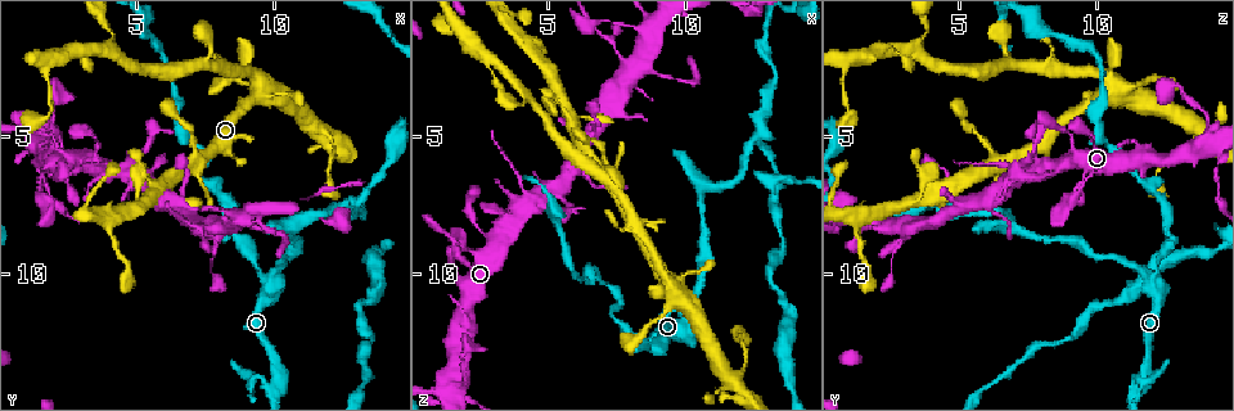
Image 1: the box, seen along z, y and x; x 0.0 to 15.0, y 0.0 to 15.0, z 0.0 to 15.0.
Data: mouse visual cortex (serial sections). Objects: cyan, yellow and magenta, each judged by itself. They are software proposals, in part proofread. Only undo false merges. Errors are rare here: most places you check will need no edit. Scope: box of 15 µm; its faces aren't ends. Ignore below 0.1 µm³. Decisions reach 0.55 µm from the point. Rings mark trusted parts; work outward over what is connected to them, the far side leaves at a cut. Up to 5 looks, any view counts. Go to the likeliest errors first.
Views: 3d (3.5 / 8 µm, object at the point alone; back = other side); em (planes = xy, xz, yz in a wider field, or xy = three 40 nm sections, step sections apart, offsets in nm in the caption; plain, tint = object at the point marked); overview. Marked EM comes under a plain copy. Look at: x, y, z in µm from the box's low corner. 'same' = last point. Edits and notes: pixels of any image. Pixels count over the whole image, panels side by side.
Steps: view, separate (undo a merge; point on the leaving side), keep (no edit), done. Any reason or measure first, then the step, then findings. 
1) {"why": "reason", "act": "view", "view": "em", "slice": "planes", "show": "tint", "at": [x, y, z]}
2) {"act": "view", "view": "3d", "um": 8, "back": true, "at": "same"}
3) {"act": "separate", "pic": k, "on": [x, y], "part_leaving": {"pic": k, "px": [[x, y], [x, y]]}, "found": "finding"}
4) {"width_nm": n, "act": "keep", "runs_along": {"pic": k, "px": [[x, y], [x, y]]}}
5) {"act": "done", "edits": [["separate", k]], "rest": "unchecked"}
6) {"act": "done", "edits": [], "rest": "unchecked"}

{"why": "narrows sharply", "act": "view", "view": "3d", "um": 3.5, "back": true, "at": [9.4, 2.9, 10.4]}

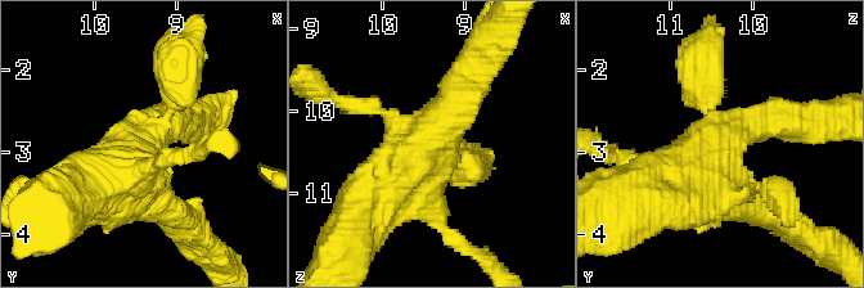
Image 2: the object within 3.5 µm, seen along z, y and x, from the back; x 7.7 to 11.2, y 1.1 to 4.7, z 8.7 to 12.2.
{"act": "view", "view": "em", "slice": "xy", "step": 5, "show": "tint", "at": [9.40, 2.90, 10.40]}

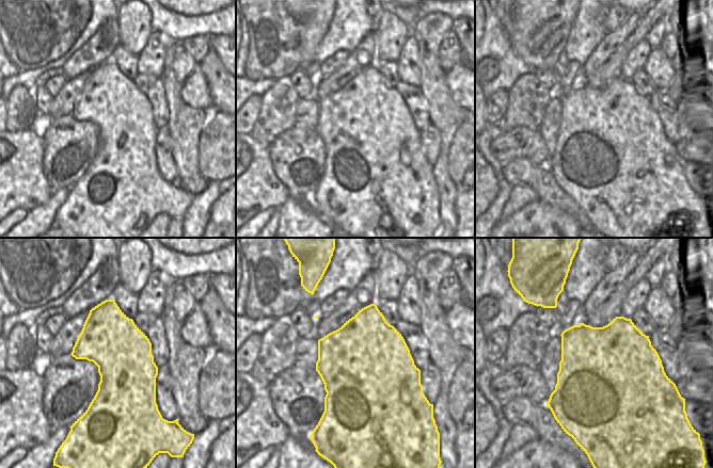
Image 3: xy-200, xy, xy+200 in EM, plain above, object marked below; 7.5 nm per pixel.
{"act": "keep", "runs_along": {"pic": 2, "px": [[770, 211], [711, 171], [764, 120]]}, "found": "continuous, no second cell"}

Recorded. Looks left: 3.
{"why": "thin neck", "act": "view", "view": "3d", "um": 3.5, "at": [2.9, 6.0, 8.8]}

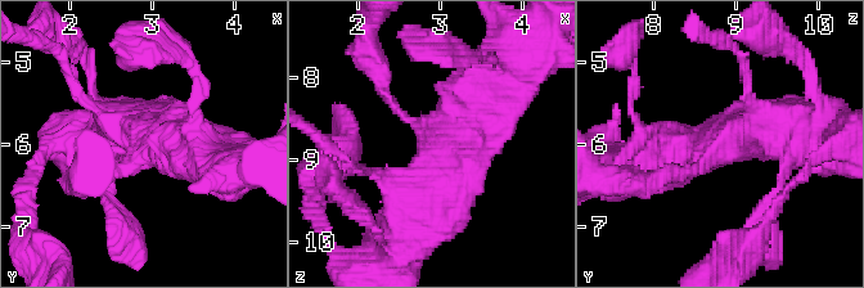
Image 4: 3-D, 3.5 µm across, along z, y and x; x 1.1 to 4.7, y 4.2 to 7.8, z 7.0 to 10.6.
{"arms": 3, "arm_widths_nm": [100, 600, 700], "why": "now the EM", "act": "view", "view": "em", "slice": "xy", "step": 1, "show": "tint", "at": [2.95, 6.10, 8.70]}

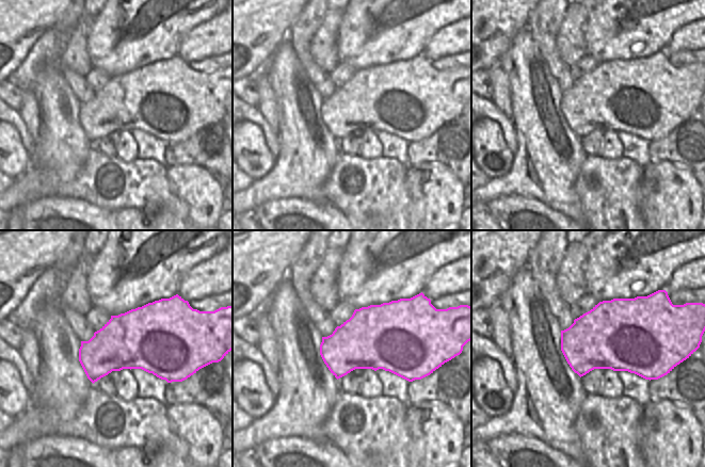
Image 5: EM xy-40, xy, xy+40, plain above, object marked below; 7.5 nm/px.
{"act": "keep", "runs_along": {"pic": 4, "px": [[408, 217], [499, 86]]}, "found": "one cell here"}

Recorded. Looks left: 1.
{"act": "done", "edits": [], "rest": "unchecked"}

